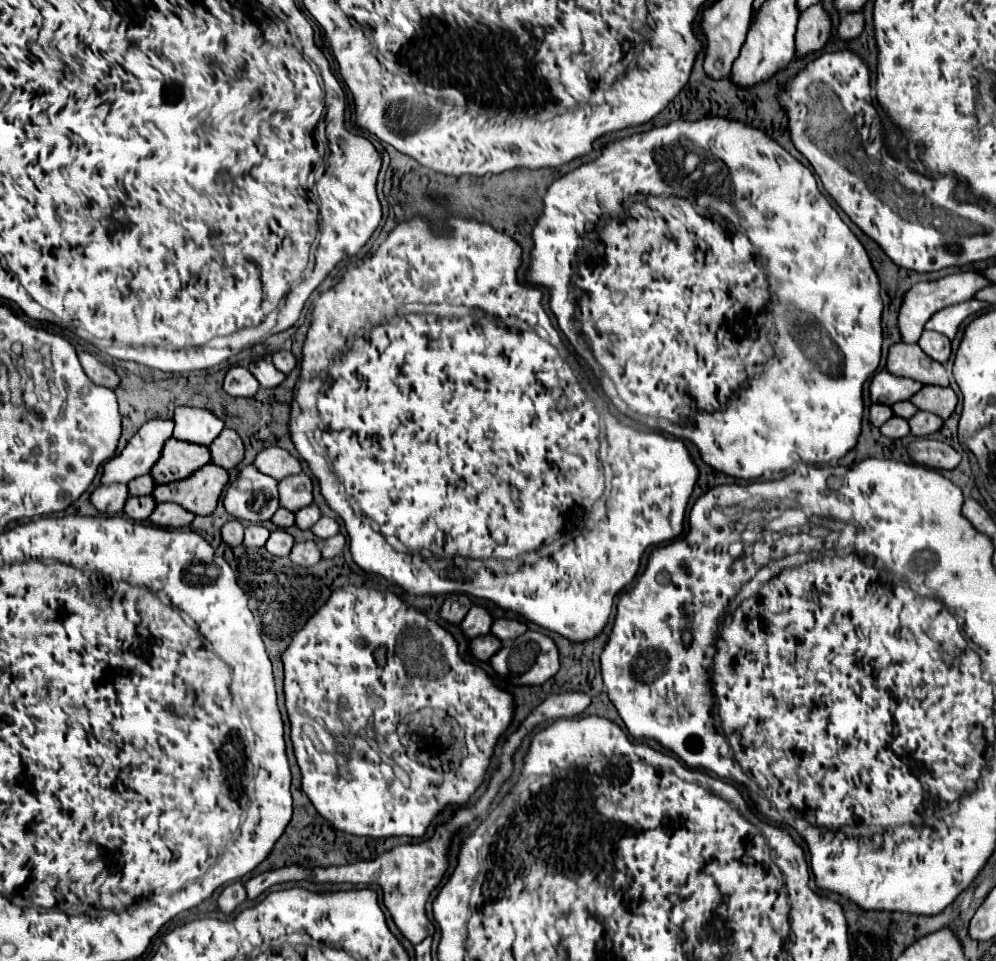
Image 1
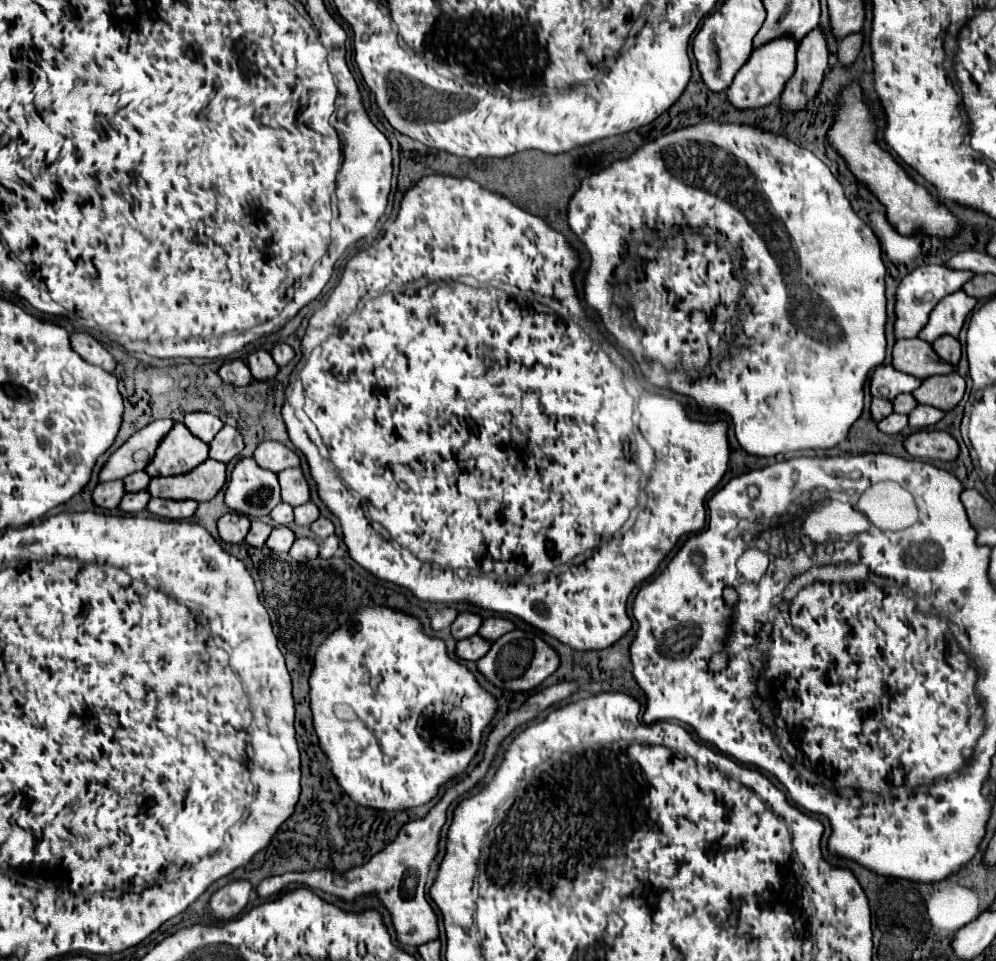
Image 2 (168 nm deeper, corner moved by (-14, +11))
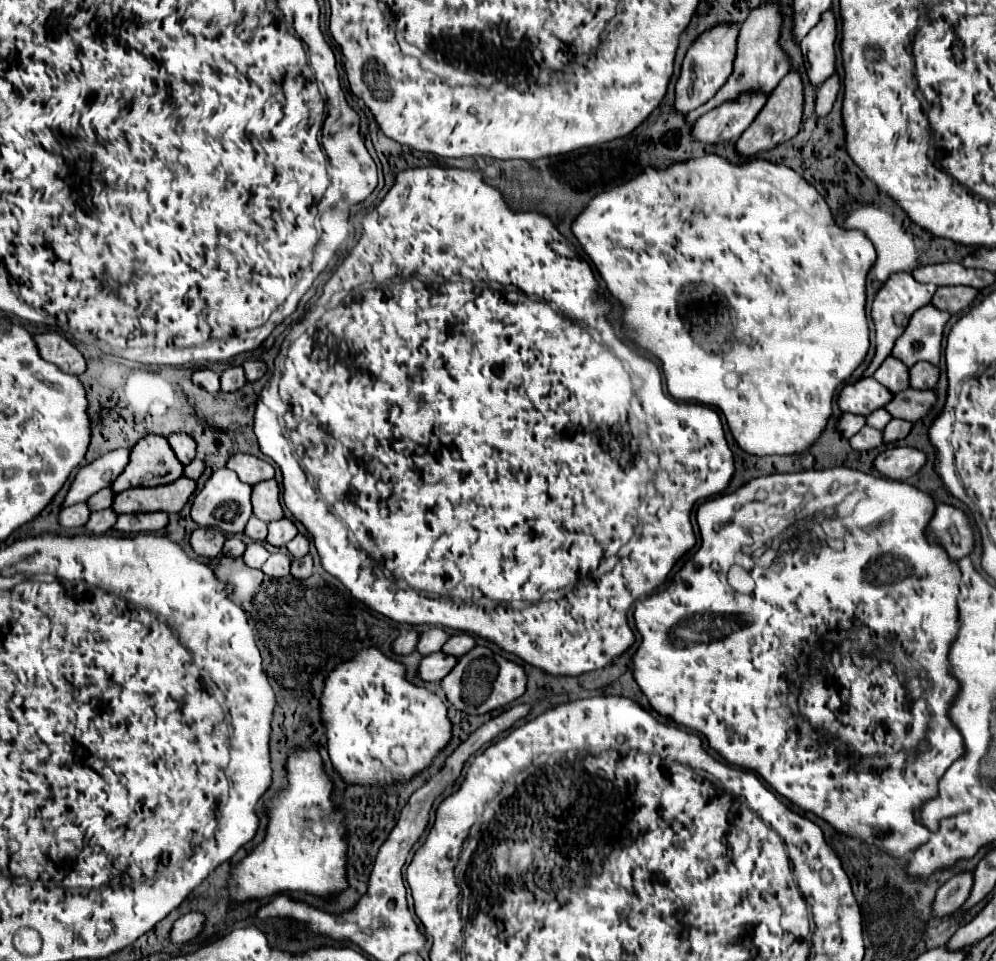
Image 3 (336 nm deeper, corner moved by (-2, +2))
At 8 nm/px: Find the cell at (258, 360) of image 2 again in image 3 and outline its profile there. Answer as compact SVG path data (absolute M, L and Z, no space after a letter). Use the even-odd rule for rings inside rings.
M242 367L224 369L220 375L220 387L224 393L238 391L240 387L244 387L244 383L246 383L246 377L242 377Z

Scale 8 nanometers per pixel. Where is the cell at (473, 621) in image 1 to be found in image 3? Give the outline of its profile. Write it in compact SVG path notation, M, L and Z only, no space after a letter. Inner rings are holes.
M434 627L434 629L426 629L418 635L418 643L416 643L416 651L426 657L430 653L436 653L440 647L442 647L442 641L446 641L446 633L440 629L440 627Z

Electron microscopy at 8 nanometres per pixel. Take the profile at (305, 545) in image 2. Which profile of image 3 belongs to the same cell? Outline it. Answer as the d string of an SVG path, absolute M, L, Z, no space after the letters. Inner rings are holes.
M274 553L268 557L268 561L262 565L262 571L268 575L268 577L274 577L274 579L280 579L280 577L286 577L290 573L290 557L288 555L282 555L282 553Z

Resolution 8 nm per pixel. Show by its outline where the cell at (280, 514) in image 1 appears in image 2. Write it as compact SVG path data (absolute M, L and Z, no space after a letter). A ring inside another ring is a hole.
M282 502L282 504L278 504L278 506L270 512L270 516L272 516L272 520L274 520L276 524L288 526L288 524L294 522L294 508L292 508L290 504Z

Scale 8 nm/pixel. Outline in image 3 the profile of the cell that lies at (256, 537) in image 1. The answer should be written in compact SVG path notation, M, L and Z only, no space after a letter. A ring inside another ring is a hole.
M228 537L224 541L224 547L222 547L222 555L228 555L228 557L240 557L246 549L246 543L238 537Z

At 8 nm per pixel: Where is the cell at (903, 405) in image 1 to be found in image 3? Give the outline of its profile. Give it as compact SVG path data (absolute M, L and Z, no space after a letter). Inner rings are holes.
M878 409L878 411L874 411L874 413L870 413L870 415L866 417L866 425L882 431L890 419L892 419L892 417L890 417L884 409Z

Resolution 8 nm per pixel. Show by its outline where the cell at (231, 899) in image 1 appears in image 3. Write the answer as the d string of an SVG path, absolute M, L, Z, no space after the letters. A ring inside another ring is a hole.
M186 913L182 915L174 925L172 925L172 931L170 931L170 941L174 945L182 945L190 939L194 939L200 931L202 931L202 923L204 923L204 915L200 913Z

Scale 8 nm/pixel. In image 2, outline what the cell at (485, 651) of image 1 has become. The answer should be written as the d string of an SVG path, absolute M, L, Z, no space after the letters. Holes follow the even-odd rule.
M474 634L470 638L464 638L458 642L458 648L456 648L456 654L458 658L462 660L472 660L472 662L478 662L482 656L486 656L486 652L490 650L492 642Z

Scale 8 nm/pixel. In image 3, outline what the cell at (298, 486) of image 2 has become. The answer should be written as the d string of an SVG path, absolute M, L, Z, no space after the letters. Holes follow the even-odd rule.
M274 479L260 481L252 487L252 513L254 517L270 523L276 519L282 519L282 507L280 507L280 489Z

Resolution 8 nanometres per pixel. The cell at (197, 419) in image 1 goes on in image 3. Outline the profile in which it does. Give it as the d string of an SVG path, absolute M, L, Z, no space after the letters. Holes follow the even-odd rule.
M172 433L168 437L168 443L174 451L174 455L178 457L178 461L182 461L182 465L188 465L194 455L196 455L196 445L194 445L194 439L186 433Z

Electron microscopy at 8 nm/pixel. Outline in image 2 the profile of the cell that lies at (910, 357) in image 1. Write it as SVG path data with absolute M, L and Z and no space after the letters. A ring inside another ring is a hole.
M920 338L896 340L892 356L894 356L892 366L896 370L912 374L920 380L924 380L928 376L934 376L934 374L952 374L952 372L956 372L954 364L938 358L932 344L926 342L926 340L920 340Z

